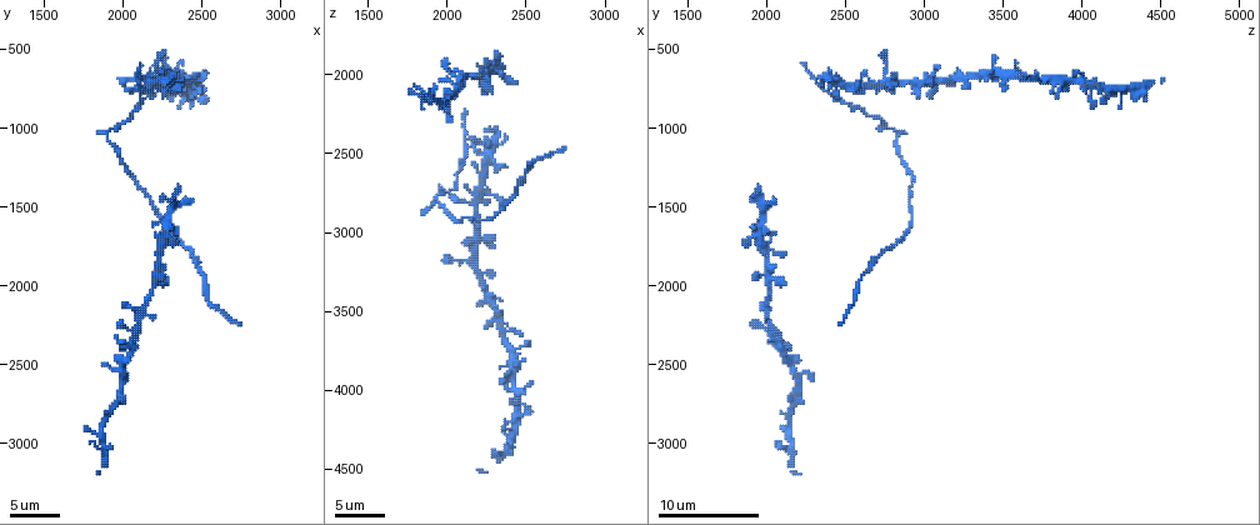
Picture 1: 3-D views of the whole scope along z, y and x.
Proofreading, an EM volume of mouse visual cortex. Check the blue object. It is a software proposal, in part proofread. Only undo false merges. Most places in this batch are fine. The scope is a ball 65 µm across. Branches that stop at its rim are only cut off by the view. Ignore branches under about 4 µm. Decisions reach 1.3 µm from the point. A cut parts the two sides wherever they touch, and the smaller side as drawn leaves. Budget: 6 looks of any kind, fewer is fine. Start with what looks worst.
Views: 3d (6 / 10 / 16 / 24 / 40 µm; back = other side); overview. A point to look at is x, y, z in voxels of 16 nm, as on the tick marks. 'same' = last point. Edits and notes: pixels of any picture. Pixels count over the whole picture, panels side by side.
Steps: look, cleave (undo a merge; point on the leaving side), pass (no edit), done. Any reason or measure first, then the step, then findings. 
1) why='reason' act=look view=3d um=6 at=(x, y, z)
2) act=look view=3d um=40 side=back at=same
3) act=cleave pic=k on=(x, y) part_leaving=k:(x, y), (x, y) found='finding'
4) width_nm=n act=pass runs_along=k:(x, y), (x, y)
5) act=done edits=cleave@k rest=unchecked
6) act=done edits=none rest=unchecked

act=look view=3d um=10 at=(2540, 2040, 2560)

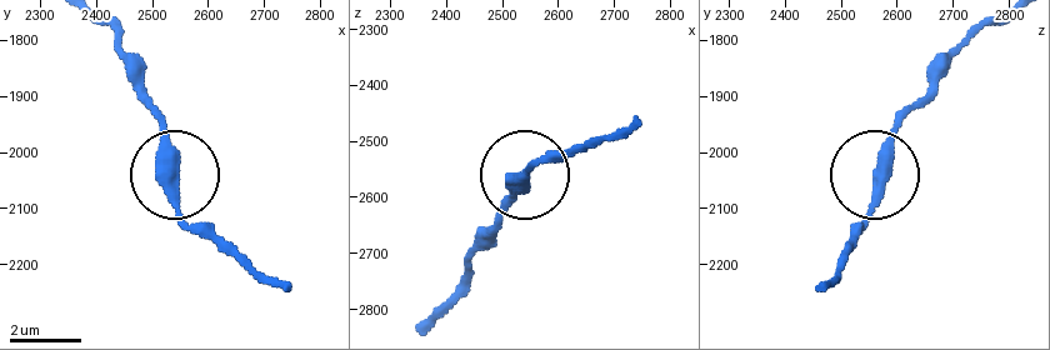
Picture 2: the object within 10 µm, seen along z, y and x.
width_nm=400 act=pass runs_along=2:(996, 21), (895, 131), (853, 245) found='one neuron here'

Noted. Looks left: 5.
why='two arms in line, one across' act=look view=3d um=10 at=(1940, 1000, 2800)

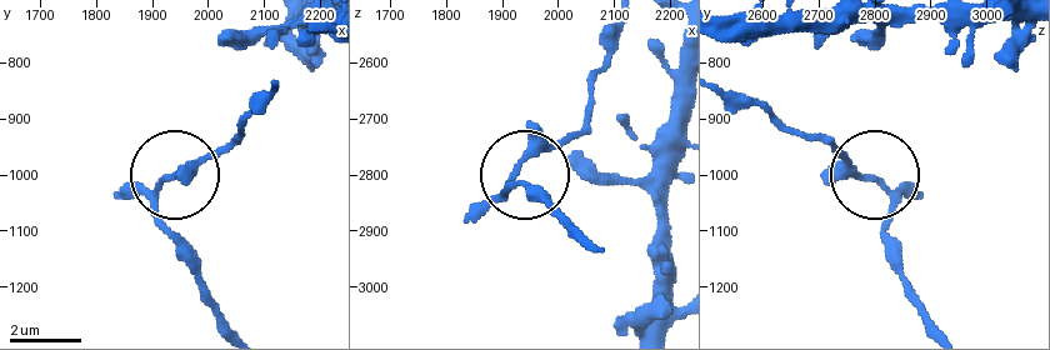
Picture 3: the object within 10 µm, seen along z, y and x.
act=pass runs_along=3:(898, 264), (883, 230), (886, 195), (820, 135) found='one neuron here'

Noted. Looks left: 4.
why='thin neck' act=look view=3d um=16 at=(2040, 2480, 2120)

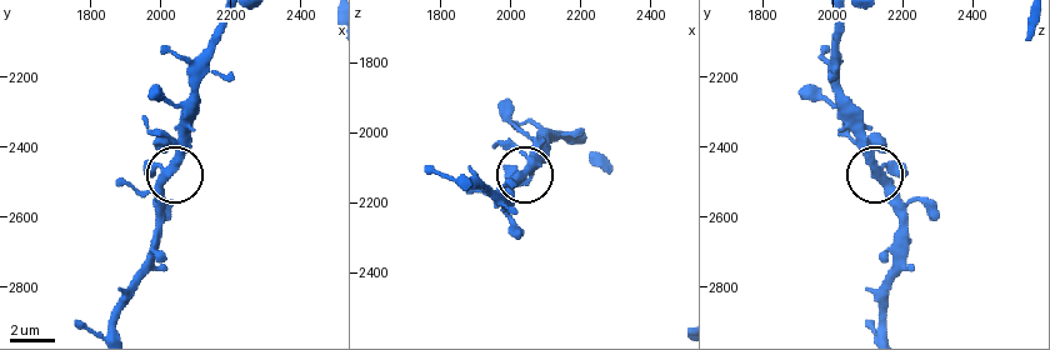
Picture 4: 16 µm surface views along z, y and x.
act=look view=3d um=6 at=(2040, 2470, 2120)

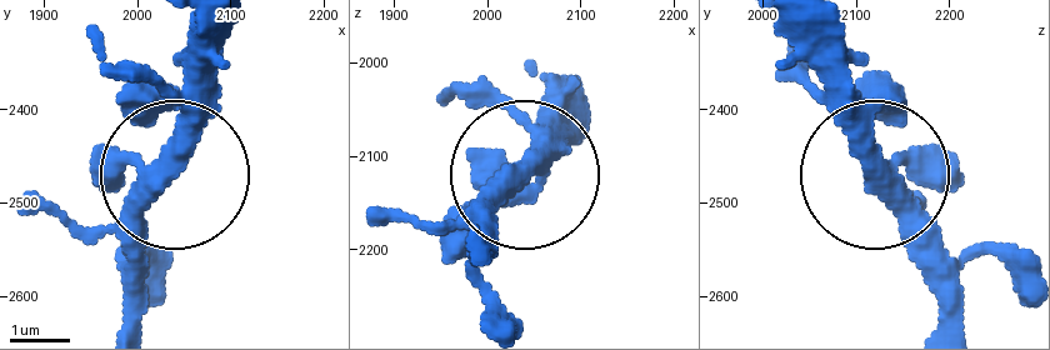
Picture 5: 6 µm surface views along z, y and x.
act=pass found='continuous, no second neuron'

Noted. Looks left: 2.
act=done edits=none rest=unchecked

